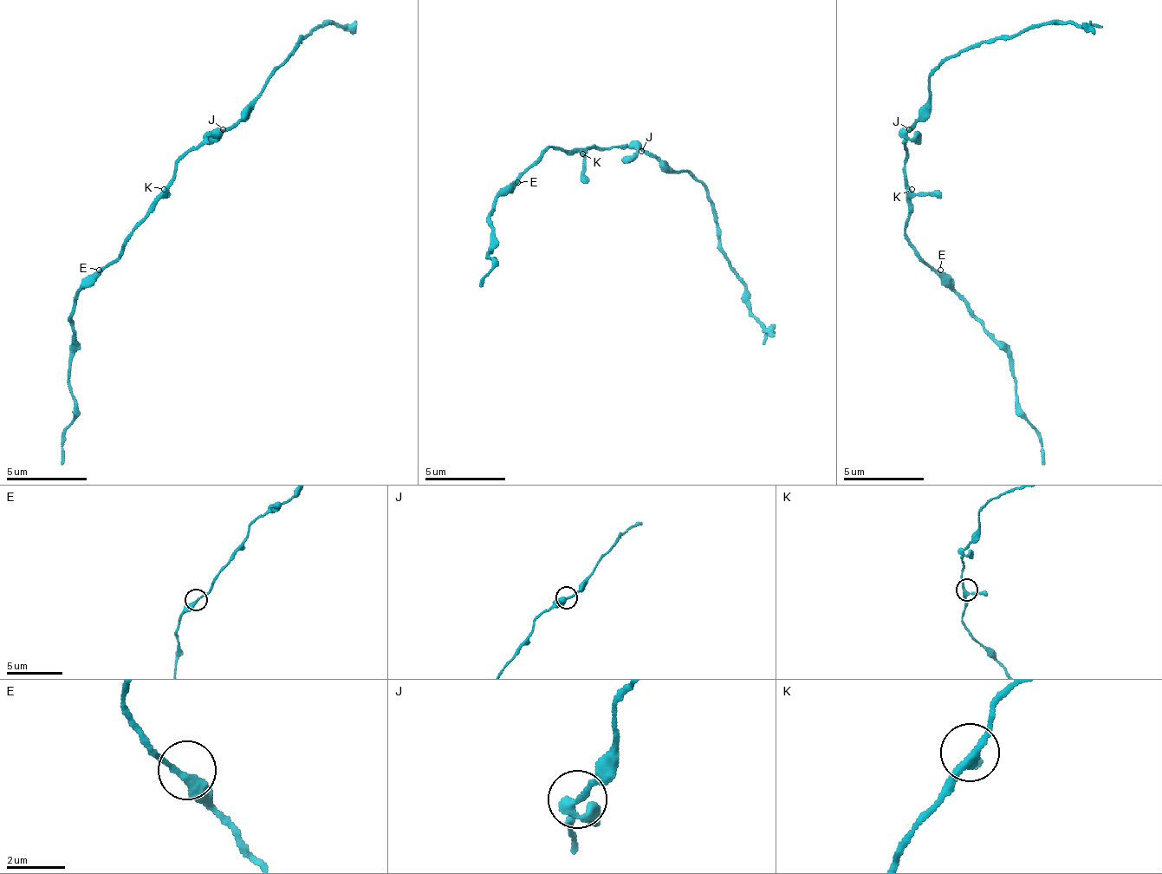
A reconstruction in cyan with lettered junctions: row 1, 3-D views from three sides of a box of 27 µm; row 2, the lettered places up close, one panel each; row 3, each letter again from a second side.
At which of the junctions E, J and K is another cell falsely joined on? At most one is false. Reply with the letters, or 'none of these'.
none of these

